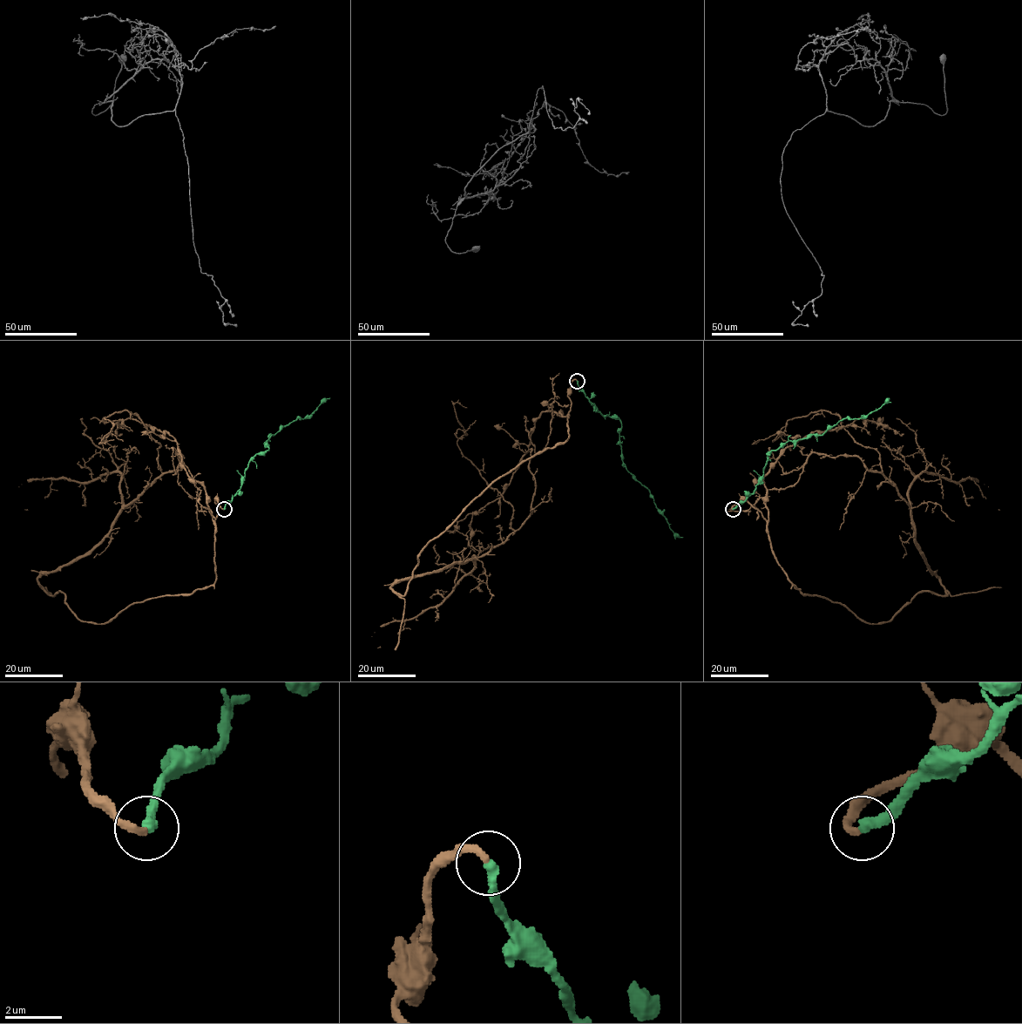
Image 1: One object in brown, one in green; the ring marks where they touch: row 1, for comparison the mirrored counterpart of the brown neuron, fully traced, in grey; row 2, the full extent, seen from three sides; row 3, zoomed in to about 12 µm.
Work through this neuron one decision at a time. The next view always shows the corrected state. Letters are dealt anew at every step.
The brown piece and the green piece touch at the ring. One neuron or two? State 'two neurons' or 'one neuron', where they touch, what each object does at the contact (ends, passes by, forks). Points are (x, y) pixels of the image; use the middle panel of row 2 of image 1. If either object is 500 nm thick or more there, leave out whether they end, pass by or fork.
one neuron; at (577, 381); brown ends there; green ends there

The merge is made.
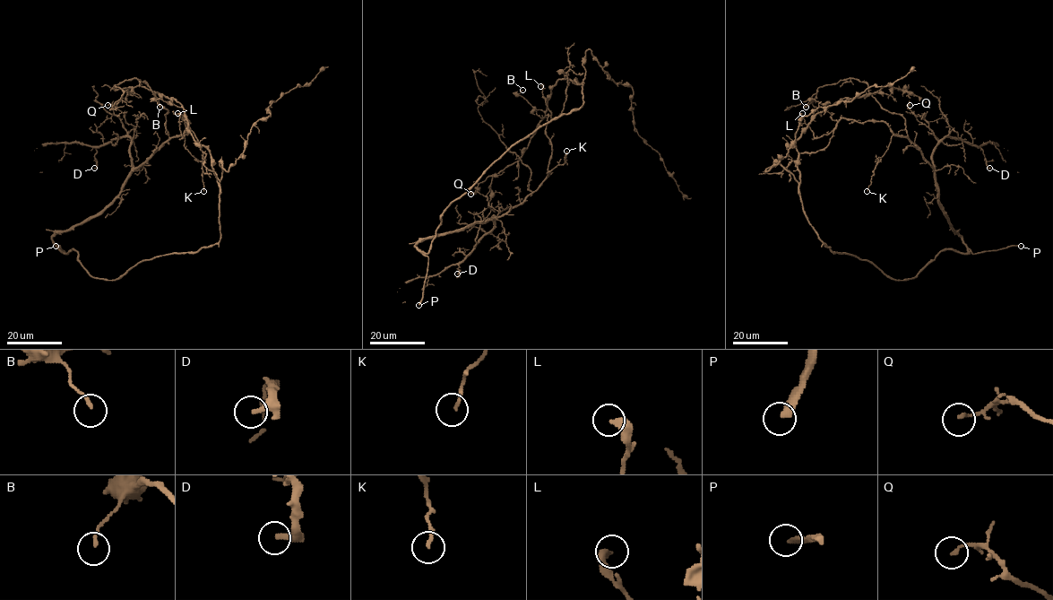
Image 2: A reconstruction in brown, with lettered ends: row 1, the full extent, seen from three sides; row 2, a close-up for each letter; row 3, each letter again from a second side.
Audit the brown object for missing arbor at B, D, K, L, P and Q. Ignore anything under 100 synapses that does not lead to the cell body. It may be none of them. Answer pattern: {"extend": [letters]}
{"extend": ["P"]}

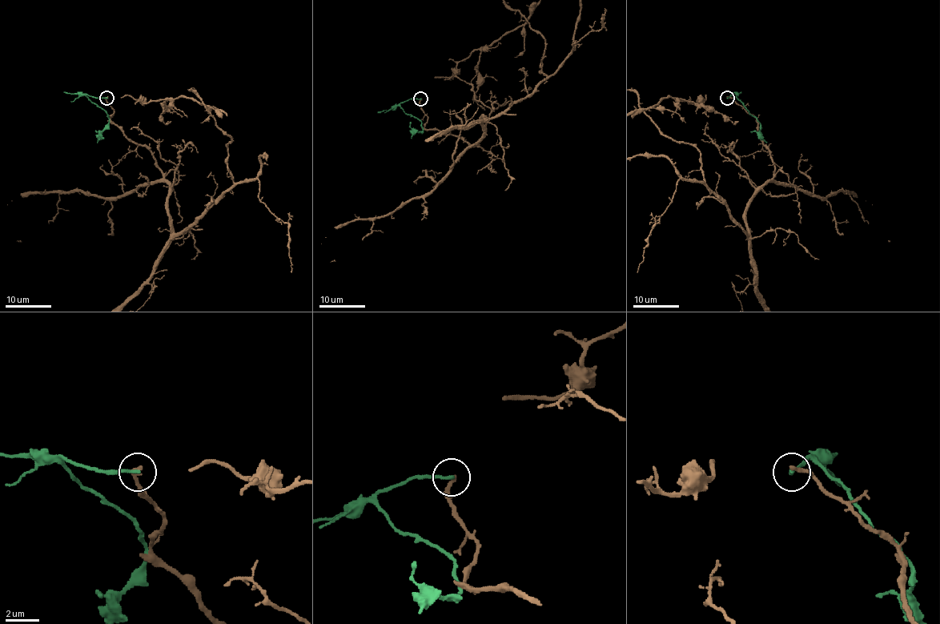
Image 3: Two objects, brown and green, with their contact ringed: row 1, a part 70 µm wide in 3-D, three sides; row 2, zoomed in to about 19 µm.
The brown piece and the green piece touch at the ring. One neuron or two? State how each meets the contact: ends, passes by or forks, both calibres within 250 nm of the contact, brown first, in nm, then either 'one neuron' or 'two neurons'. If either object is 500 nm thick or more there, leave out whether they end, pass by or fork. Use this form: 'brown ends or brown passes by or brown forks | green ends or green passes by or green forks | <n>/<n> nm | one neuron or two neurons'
brown ends | green ends | 240/190 nm | two neurons

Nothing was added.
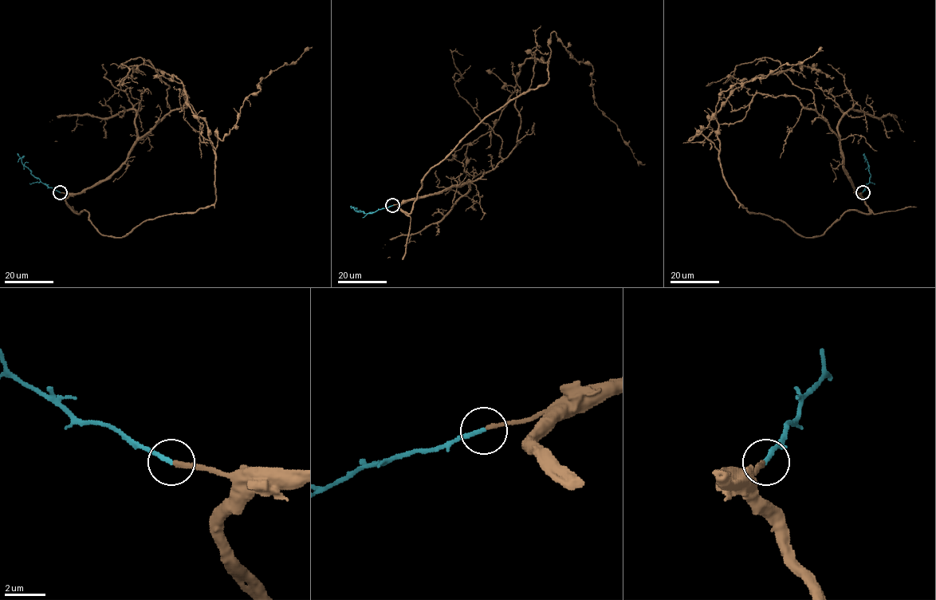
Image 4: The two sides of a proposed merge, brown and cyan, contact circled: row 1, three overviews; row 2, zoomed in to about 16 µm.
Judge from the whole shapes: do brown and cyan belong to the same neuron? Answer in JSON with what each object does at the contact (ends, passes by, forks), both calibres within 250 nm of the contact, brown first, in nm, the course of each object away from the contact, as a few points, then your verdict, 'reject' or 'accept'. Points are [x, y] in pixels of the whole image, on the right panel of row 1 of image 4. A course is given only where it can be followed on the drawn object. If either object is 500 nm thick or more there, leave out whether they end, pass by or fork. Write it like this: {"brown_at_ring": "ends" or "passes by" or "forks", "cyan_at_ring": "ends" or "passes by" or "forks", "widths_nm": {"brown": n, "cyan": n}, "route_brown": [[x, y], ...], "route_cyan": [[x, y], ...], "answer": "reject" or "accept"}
{"brown_at_ring": "ends", "cyan_at_ring": "ends", "widths_nm": {"brown": 220, "cyan": 220}, "route_brown": [[862, 192], [870, 213], [801, 237], [749, 213], [718, 150], [689, 140], [723, 91], [821, 47]], "route_cyan": [[863, 192], [871, 176], [863, 153]], "answer": "accept"}

